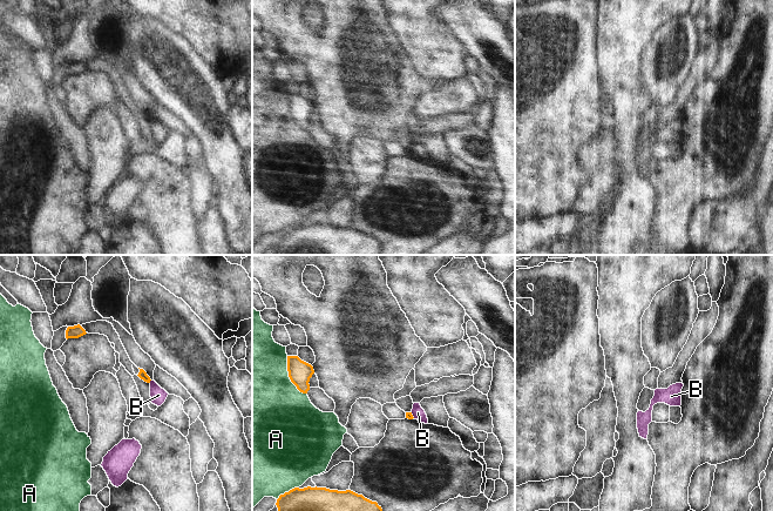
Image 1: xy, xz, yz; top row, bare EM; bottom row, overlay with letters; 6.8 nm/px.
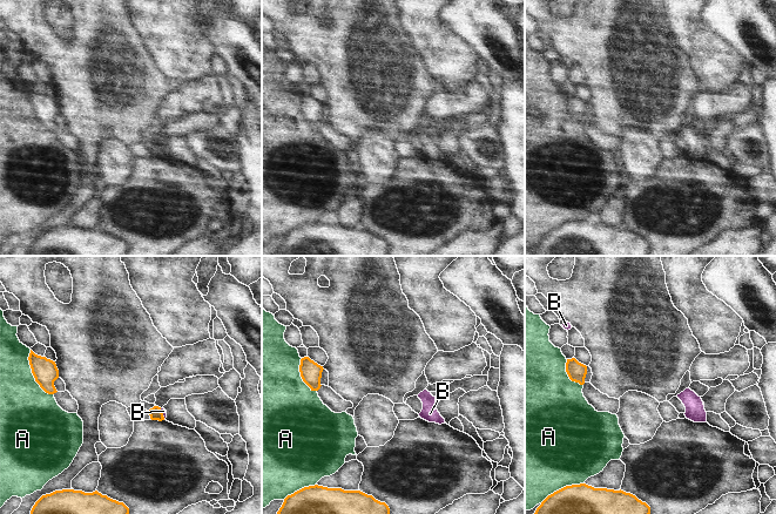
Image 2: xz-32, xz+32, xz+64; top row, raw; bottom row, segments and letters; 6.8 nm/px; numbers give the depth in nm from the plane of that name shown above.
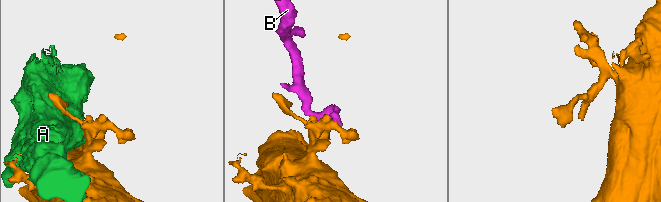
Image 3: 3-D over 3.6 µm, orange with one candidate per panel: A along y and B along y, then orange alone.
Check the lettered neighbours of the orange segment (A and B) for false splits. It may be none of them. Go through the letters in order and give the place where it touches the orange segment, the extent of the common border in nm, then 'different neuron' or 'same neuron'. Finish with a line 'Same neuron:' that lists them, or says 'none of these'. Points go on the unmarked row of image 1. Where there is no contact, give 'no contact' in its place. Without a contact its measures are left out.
A: contact xz (289, 113); length 300 nm; different neuron
B: contact xy (150, 116); length 30 nm; different neuron
Same neuron: none of these

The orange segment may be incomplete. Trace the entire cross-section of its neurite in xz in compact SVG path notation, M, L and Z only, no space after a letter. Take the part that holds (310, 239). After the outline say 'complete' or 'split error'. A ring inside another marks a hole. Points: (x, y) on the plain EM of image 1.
M294 224L276 240L278 255L380 255L381 243L351 227Z | complete

